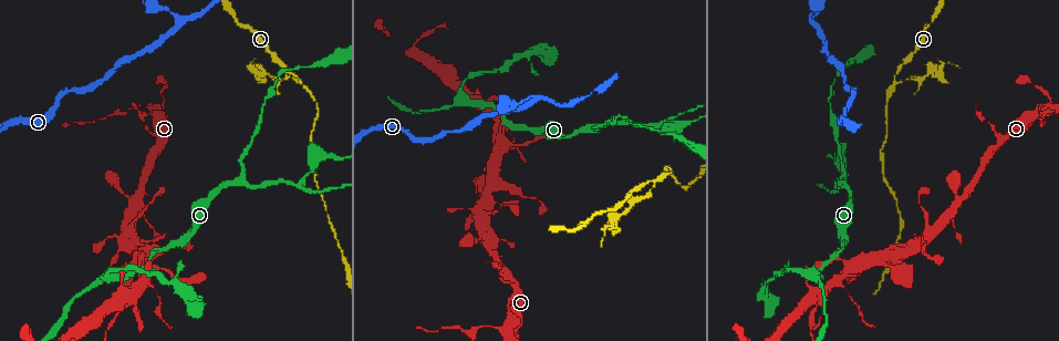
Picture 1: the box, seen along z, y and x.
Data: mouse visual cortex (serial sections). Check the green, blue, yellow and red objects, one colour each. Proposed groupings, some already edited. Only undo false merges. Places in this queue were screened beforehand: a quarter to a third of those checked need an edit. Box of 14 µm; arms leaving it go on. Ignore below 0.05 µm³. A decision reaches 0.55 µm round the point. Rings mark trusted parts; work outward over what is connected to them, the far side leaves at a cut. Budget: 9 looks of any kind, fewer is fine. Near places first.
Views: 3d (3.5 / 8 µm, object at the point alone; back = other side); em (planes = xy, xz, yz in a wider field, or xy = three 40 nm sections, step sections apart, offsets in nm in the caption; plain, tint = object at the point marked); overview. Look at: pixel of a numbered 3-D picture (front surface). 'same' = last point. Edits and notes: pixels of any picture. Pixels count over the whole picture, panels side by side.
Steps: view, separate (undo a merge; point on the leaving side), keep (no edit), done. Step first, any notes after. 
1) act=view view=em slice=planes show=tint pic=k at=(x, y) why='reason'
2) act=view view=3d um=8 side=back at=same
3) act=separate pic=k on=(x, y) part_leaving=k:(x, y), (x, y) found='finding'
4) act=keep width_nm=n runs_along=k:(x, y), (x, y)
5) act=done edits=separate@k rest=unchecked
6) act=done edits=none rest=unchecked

act=view view=3d um=8 pic=1 at=(842, 181) why='a fork'

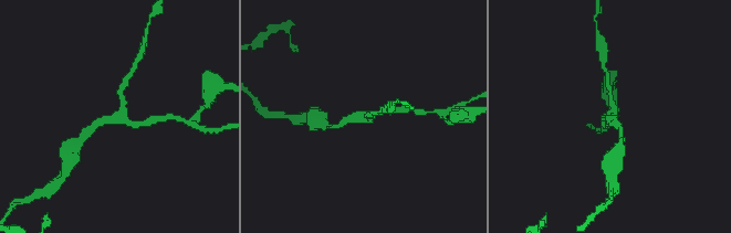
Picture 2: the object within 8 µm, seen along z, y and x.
act=view view=3d um=3.5 pic=2 at=(117, 119)

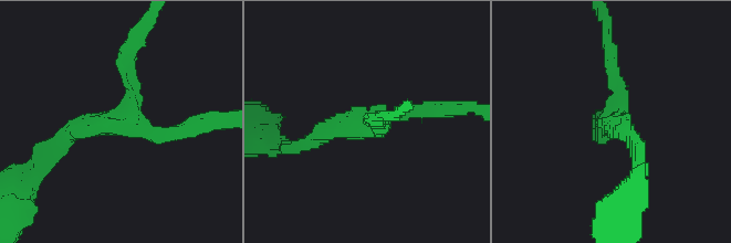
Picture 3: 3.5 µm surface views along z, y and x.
act=view view=em slice=xy step=5 show=tint pic=3 at=(119, 124) arms=3 arm_widths_nm=150,200,250

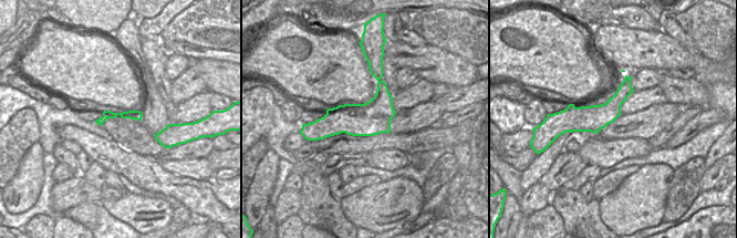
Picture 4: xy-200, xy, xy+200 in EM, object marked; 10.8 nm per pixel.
act=keep runs_along=4:(627, 80), (601, 115), (569, 115) found='one cell here'

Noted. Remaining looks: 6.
act=view view=3d um=8 pic=1 at=(298, 182) why='sudden change in width'

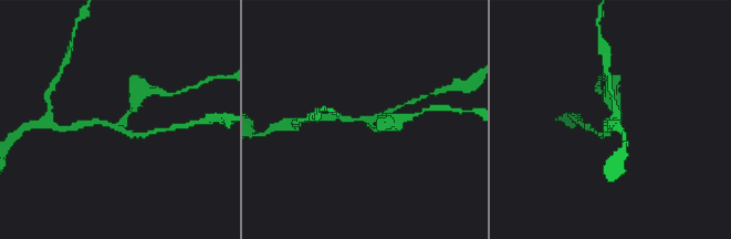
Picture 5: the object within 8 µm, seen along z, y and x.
act=view view=3d um=3.5 side=back pic=5 at=(365, 122) why='closer look'

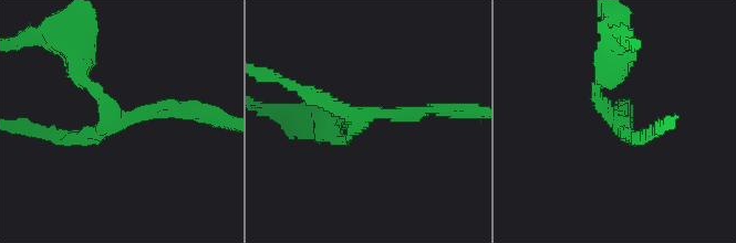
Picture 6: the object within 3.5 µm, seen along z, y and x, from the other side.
act=view view=em slice=xy step=2 show=tint pic=6 at=(619, 115)

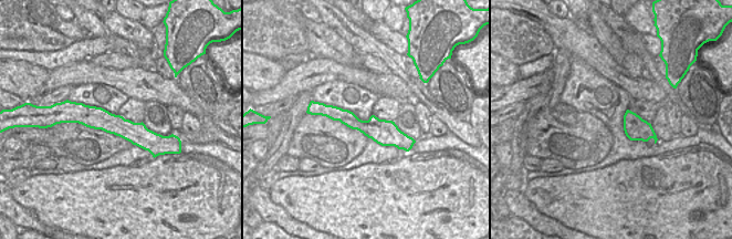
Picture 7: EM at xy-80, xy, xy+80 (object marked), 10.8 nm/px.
act=keep arm_widths_nm=150,200,200 runs_along=6:(189, 111), (115, 117), (78, 70) found='all the same cell'

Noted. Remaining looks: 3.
act=view view=3d um=3.5 pic=1 at=(299, 80) why='branch point'

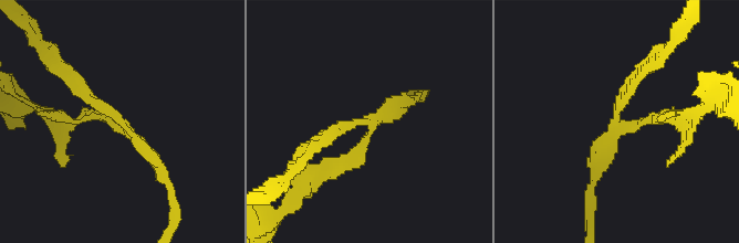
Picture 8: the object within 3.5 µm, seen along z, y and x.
act=view view=em slice=xy step=1 show=tint pic=8 at=(113, 118) arms=3 arm_widths_nm=150,200,200

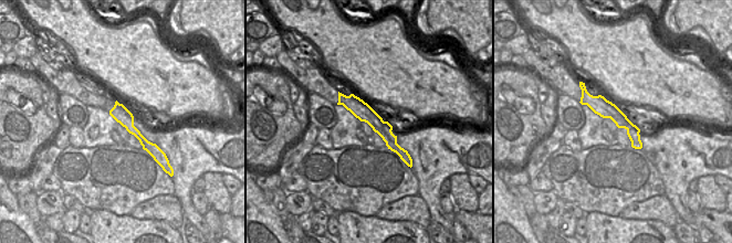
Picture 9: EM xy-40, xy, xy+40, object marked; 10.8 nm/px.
act=separate pic=8 on=(92, 114) part_leaving=8:(370, 127), (352, 164), (301, 196) found='two cells meet here'

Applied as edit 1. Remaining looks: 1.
act=done edits=separate@8 rest=unchecked

